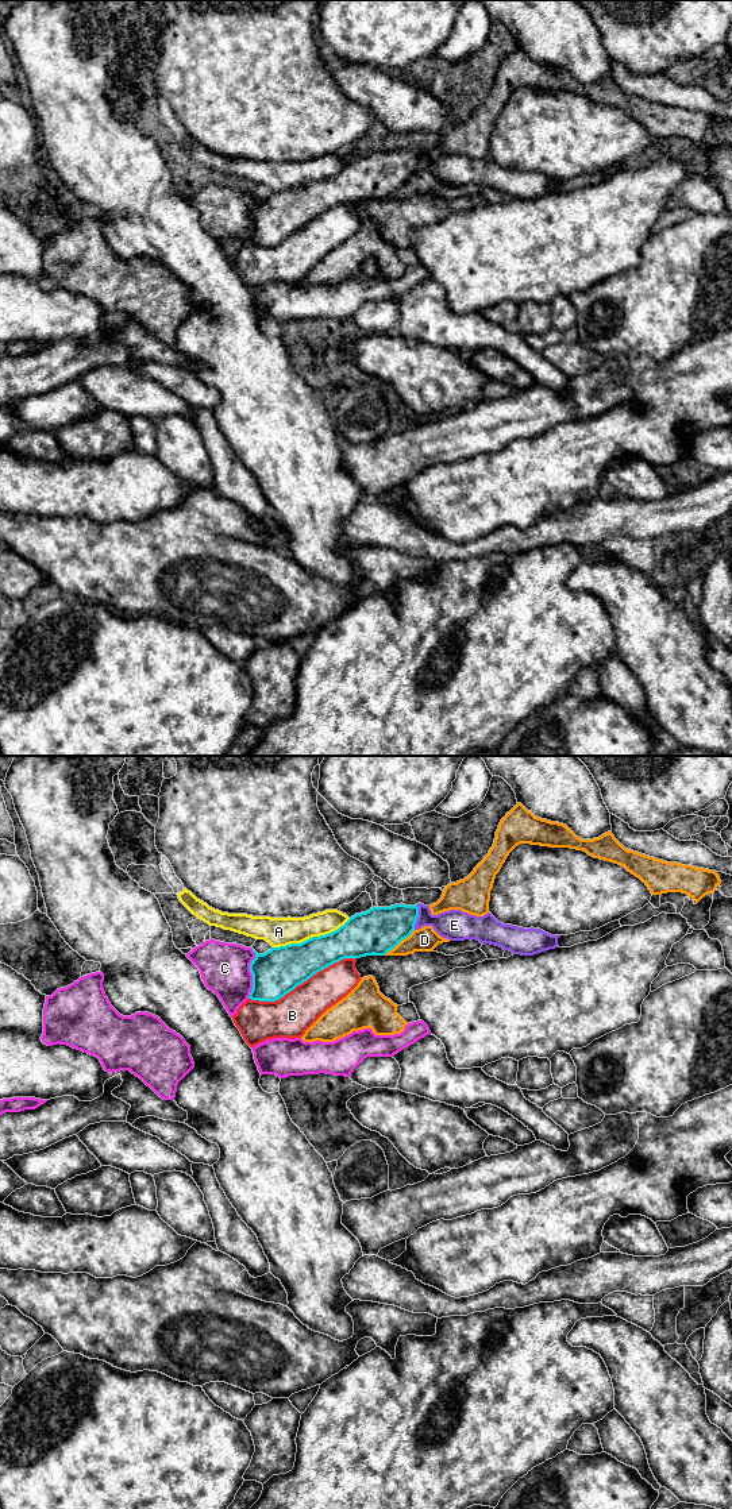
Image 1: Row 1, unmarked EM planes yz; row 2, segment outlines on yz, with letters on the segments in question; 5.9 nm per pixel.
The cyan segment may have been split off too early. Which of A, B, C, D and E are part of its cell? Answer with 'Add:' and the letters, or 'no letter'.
Add: B

